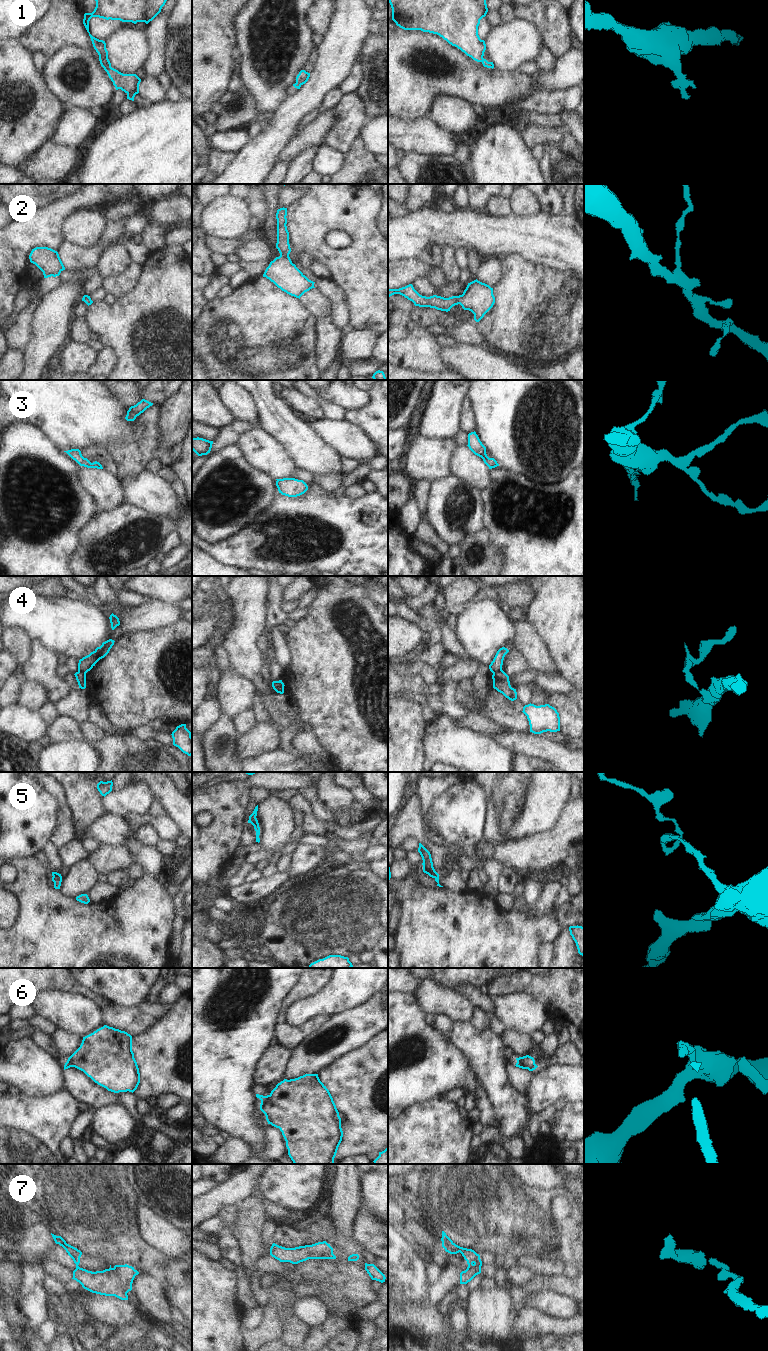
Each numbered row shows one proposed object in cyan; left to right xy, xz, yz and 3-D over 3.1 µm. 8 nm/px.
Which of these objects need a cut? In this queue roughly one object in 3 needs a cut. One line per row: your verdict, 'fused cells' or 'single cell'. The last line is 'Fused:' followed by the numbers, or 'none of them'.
1: fused cells
2: single cell
3: single cell
4: fused cells
5: single cell
6: fused cells
7: fused cells
Fused: 1, 4, 6, 7

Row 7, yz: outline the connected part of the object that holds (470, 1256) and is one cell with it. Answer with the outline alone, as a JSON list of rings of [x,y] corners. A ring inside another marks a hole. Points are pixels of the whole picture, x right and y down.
[[[442,1231],[442,1247],[445,1249],[446,1252],[450,1254],[457,1254],[461,1253],[464,1259],[467,1261],[468,1267],[469,1268],[473,1263],[475,1263],[478,1259],[480,1259],[480,1255],[477,1254],[474,1250],[472,1249],[467,1249],[460,1247],[456,1245],[447,1235],[444,1231]]]

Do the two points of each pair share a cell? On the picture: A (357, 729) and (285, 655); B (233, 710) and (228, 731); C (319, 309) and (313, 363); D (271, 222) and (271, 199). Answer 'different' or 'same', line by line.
A: different
B: different
C: different
D: same

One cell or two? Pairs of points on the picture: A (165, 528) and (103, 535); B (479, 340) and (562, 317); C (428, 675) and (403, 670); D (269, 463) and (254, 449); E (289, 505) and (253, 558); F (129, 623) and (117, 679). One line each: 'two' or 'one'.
A: one
B: two
C: one
D: one
E: one
F: two

